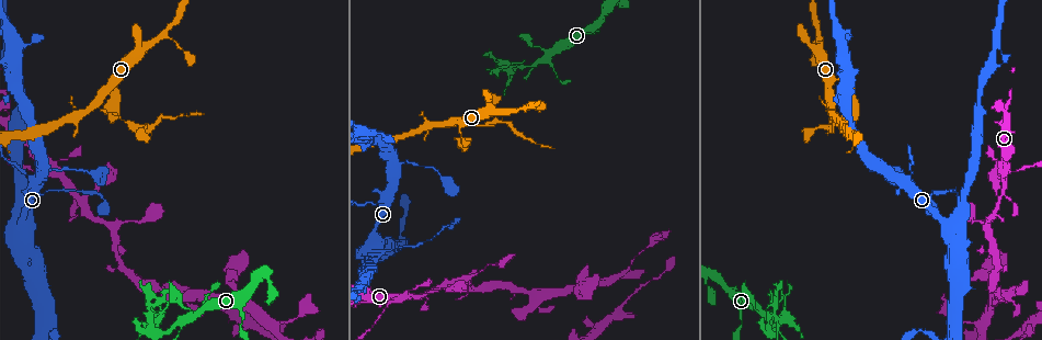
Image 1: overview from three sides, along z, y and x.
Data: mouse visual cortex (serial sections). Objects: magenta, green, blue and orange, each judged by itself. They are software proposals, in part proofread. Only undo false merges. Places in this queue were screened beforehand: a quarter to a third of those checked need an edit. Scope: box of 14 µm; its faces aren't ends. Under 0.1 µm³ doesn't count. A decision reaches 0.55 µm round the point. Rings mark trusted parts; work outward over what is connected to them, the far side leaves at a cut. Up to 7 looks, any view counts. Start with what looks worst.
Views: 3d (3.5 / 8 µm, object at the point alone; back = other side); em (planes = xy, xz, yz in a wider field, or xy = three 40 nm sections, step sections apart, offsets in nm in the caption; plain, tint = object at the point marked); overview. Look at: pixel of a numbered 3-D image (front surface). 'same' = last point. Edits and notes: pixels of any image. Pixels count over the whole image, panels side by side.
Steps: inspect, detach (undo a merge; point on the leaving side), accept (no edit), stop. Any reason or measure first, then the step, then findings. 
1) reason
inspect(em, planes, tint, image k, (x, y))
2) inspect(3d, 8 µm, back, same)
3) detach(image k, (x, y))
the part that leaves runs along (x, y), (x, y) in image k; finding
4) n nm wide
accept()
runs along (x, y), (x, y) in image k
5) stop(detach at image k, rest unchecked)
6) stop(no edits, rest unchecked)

three arms meet
inspect(3d, 3.5 µm, back, image 1, (80, 200))

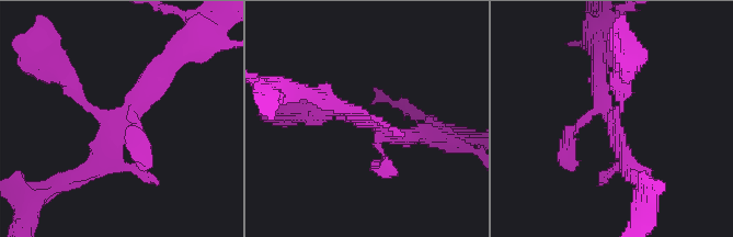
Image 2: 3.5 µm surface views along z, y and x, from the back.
need the tissue
inspect(em, planes, tint, image 2, (368, 124))

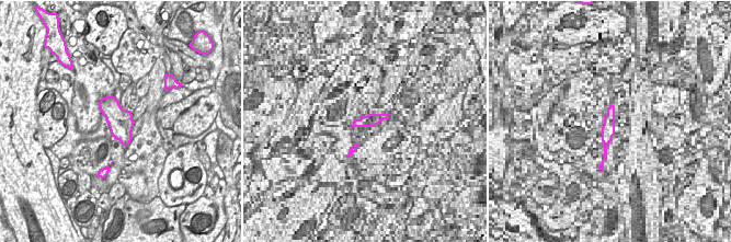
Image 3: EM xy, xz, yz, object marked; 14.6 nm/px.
accept()
all the same cell

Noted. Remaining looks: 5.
calibre changes
inspect(3d, 3.5 µm, image 1, (450, 121))

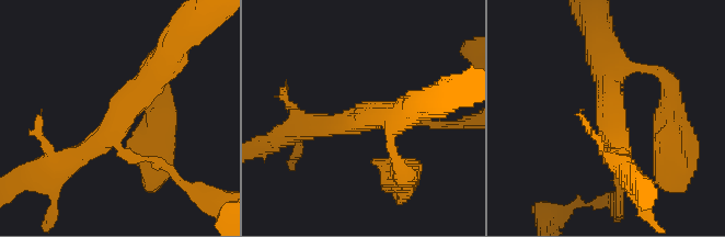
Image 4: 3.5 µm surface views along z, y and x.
3 arms; arms of 150, 300, 350 nm
inspect(em, xy, step 1, tint, image 4, (116, 131))

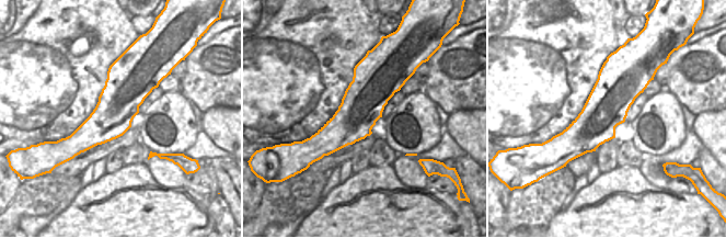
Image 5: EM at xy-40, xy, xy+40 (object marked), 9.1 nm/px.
accept()
runs along (162, 70), (115, 131), (52, 165) in image 4; continuous, no second cell

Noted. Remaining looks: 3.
a narrow waist
inspect(3d, 3.5 µm, image 1, (43, 194))

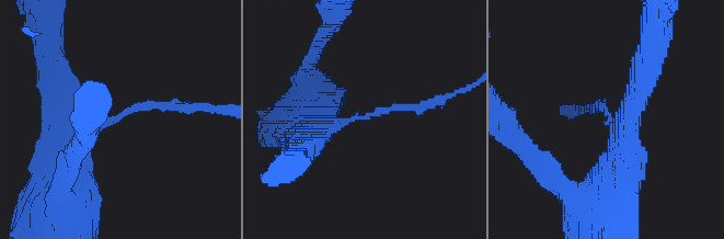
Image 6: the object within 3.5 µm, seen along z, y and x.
arms of 150, 400 nm; shape alone is not enough
inspect(em, xy, step 2, tint, image 6, (119, 114))

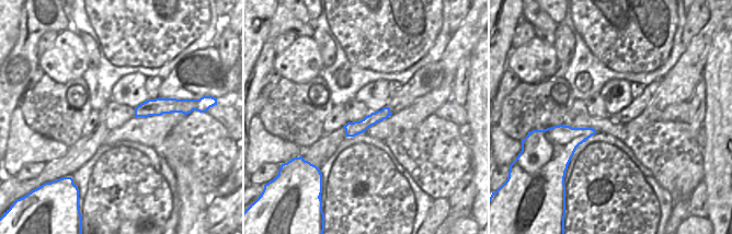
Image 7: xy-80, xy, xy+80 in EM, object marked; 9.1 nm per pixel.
inspect(em, xy, step 3, tint, same)

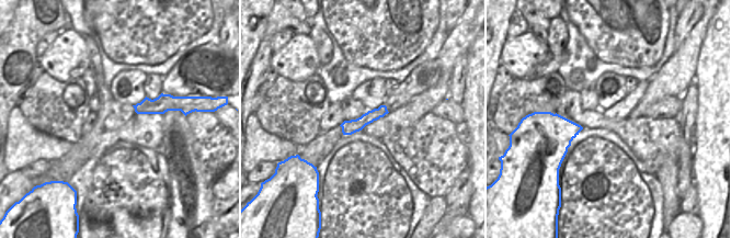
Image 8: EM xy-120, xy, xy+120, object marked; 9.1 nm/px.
accept()
runs along (384, 109), (345, 132) in image 8; all the same cell

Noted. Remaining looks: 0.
stop(no edits, rest unchecked)

